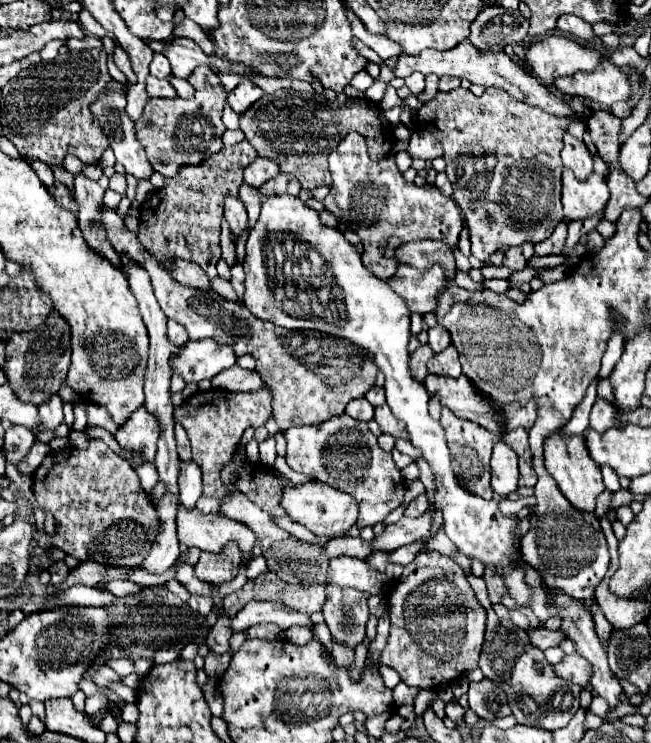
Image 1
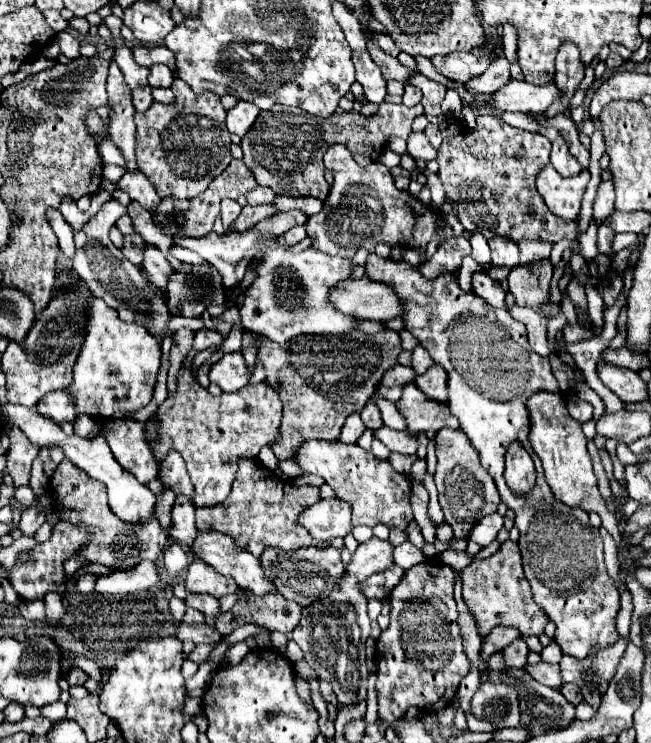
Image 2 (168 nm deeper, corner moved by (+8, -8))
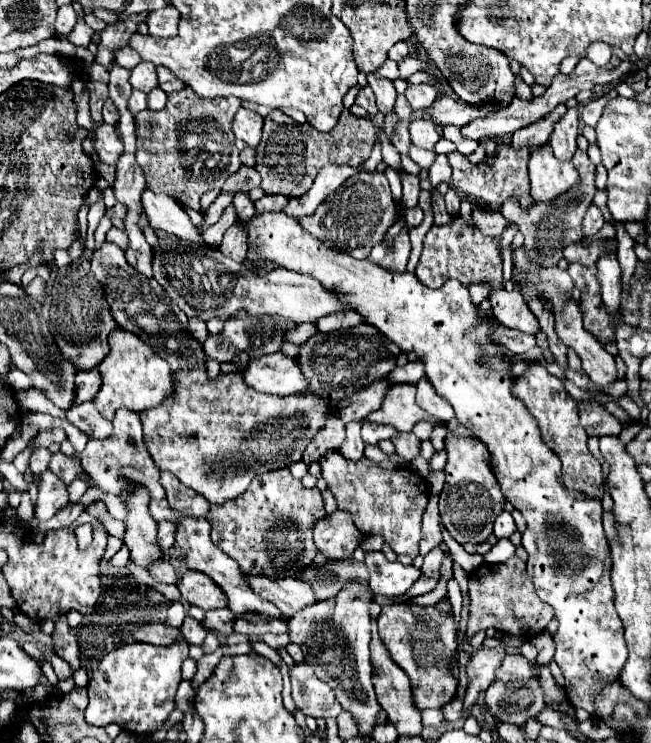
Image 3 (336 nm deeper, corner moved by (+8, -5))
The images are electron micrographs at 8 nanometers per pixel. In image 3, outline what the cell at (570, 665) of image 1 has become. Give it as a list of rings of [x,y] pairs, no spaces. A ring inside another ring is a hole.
[[[508,653],[504,657],[500,671],[496,673],[496,679],[500,681],[520,681],[520,679],[534,679],[540,673],[540,665],[534,661],[528,661],[524,655]]]

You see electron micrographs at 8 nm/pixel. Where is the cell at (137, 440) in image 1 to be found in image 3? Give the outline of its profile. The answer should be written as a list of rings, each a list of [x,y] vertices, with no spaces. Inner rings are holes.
[[[120,409],[120,411],[116,411],[112,425],[114,425],[114,431],[110,437],[88,441],[86,449],[82,451],[84,471],[90,475],[94,485],[98,489],[102,489],[104,493],[118,495],[118,491],[120,491],[118,475],[124,475],[128,481],[144,485],[150,491],[150,497],[162,499],[166,493],[164,493],[164,487],[160,485],[160,469],[156,469],[156,465],[152,465],[152,457],[148,457],[148,449],[144,449],[140,415],[126,411],[126,409]]]

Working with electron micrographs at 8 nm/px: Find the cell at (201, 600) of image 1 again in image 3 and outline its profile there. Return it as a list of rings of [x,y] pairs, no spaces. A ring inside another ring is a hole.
[[[186,617],[184,623],[182,623],[182,635],[188,643],[198,643],[200,645],[206,637],[206,627],[200,621],[196,621],[194,617]]]

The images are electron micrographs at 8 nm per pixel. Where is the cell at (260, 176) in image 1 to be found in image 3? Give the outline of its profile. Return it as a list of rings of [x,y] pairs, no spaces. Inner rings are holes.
[[[264,195],[254,205],[256,205],[256,213],[266,213],[266,211],[282,211],[286,203],[288,203],[288,197],[284,195]]]

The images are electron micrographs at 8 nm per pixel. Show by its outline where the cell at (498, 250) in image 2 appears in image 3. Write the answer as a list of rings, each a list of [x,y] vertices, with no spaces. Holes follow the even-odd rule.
[[[478,205],[472,207],[472,215],[474,215],[474,225],[488,237],[500,237],[504,233],[504,229],[510,225],[508,219],[504,219],[504,215],[488,213]]]

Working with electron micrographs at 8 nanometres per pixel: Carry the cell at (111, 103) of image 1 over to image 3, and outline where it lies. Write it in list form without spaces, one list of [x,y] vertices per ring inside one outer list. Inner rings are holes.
[[[144,189],[142,207],[154,229],[168,231],[190,243],[204,243],[200,237],[200,231],[194,227],[194,223],[178,205],[178,201],[172,199],[170,195],[156,195],[150,189]]]

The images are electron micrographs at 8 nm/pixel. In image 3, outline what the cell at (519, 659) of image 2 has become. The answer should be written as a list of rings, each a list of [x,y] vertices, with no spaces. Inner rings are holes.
[[[500,647],[494,649],[478,649],[472,653],[472,659],[468,663],[468,691],[464,695],[464,707],[462,707],[462,719],[468,717],[468,705],[474,705],[478,691],[488,689],[488,685],[494,681],[496,669],[500,669],[500,661],[504,659],[506,651]]]

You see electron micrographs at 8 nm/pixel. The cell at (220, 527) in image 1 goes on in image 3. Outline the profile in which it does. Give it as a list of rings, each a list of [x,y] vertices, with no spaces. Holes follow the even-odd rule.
[[[244,575],[250,589],[274,603],[286,617],[292,617],[302,607],[316,603],[318,599],[312,595],[312,587],[298,579],[288,577],[260,577],[260,575]]]

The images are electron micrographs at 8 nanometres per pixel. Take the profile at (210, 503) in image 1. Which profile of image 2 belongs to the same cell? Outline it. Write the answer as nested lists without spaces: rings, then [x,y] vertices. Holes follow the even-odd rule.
[[[240,460],[240,468],[232,484],[230,496],[222,504],[210,508],[196,508],[196,526],[200,532],[218,530],[230,534],[238,548],[252,552],[256,558],[260,558],[260,554],[270,546],[282,550],[308,548],[312,544],[312,536],[302,524],[298,524],[298,516],[318,500],[320,490],[316,486],[292,486],[278,474],[266,470],[256,460]]]

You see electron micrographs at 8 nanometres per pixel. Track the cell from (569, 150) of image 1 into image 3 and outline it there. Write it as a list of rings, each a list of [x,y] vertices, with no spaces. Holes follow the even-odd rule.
[[[568,109],[566,115],[554,125],[554,133],[550,137],[550,145],[554,157],[560,161],[570,161],[576,151],[576,137],[578,137],[578,111]]]

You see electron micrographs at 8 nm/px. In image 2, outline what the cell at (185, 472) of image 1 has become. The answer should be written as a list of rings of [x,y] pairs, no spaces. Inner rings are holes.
[[[178,496],[172,504],[172,530],[170,538],[192,548],[194,540],[198,536],[196,524],[194,524],[194,506],[184,500],[184,496]]]

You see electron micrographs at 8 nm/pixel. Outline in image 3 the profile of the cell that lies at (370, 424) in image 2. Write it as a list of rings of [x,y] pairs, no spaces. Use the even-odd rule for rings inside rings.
[[[368,419],[362,421],[362,437],[364,437],[364,441],[370,443],[370,445],[378,445],[378,441],[382,441],[382,439],[392,439],[392,437],[396,437],[396,435],[398,435],[398,431],[392,429],[390,425],[374,425],[374,423],[370,423]]]

